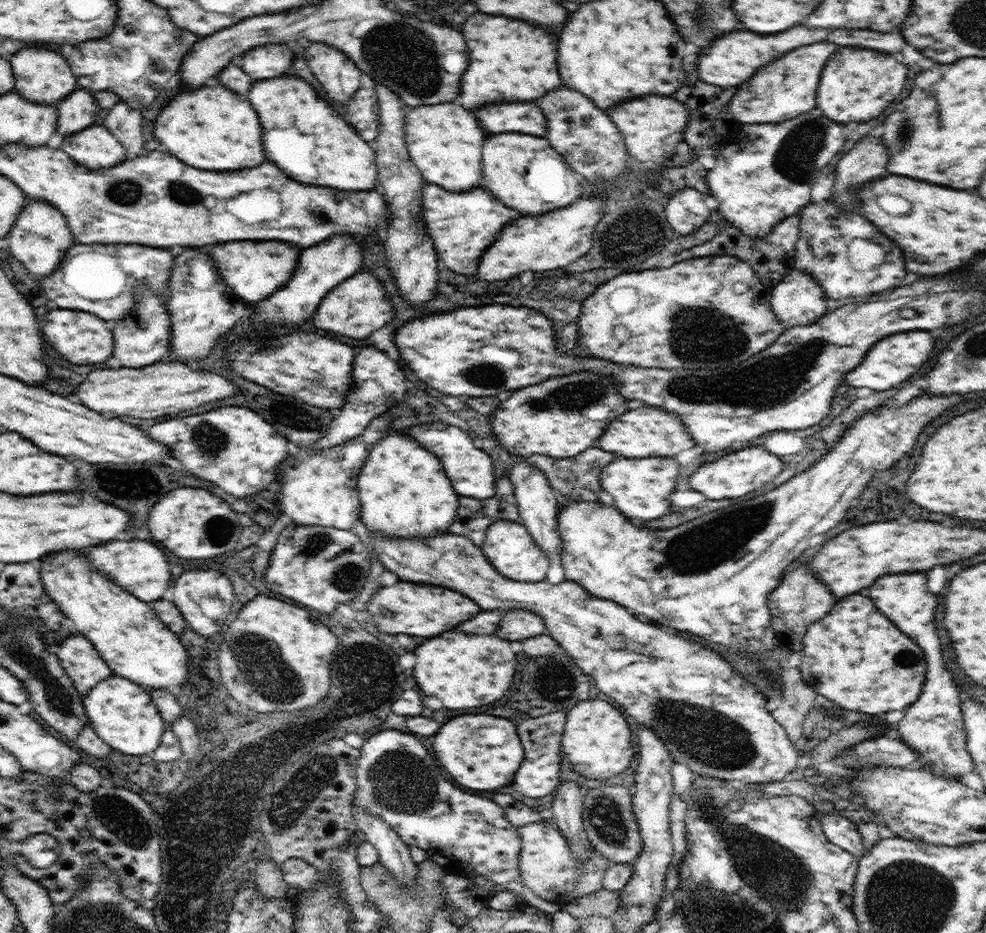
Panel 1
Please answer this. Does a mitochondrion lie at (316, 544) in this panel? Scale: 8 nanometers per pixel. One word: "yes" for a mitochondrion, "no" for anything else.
yes

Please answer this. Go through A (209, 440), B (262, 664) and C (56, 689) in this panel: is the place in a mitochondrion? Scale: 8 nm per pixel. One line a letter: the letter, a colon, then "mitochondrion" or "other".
A: mitochondrion
B: mitochondrion
C: mitochondrion

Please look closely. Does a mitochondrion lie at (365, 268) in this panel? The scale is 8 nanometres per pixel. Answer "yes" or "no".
no

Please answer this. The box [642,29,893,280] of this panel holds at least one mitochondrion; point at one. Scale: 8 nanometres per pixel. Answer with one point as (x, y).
(793, 157)

